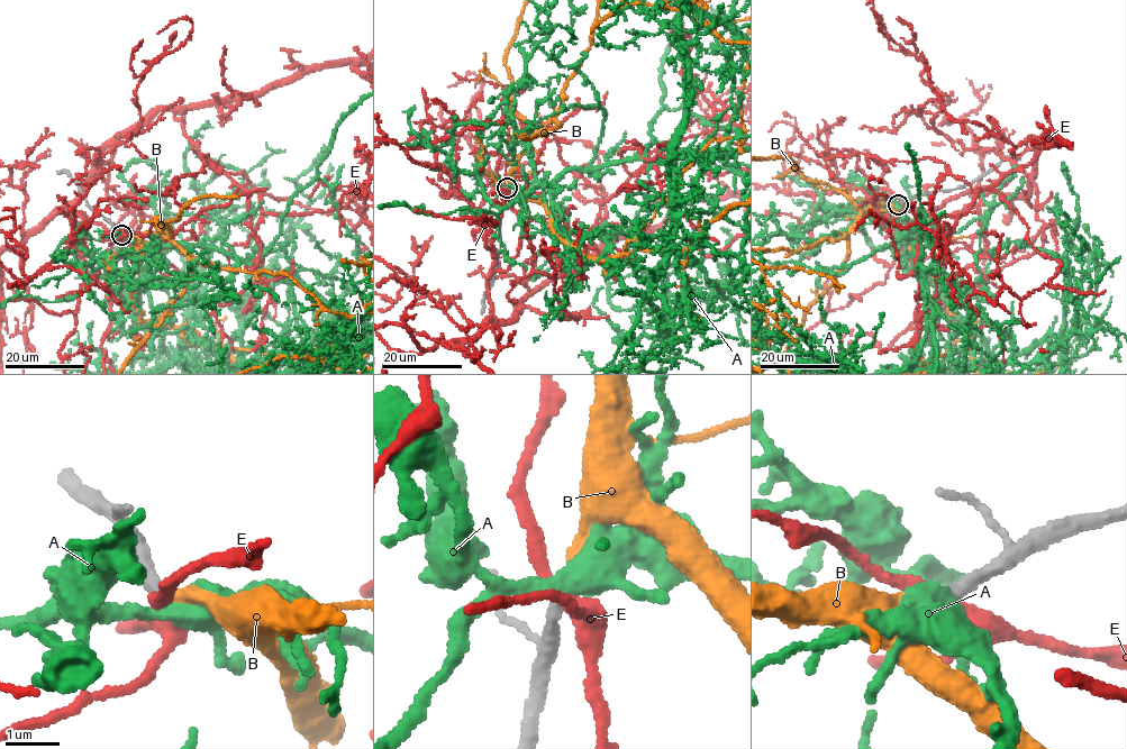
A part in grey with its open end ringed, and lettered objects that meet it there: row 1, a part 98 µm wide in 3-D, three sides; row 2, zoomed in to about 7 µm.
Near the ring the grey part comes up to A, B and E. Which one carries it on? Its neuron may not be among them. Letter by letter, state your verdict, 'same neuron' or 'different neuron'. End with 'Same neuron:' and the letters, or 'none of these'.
A: different neuron
B: same neuron
E: different neuron
Same neuron: B

